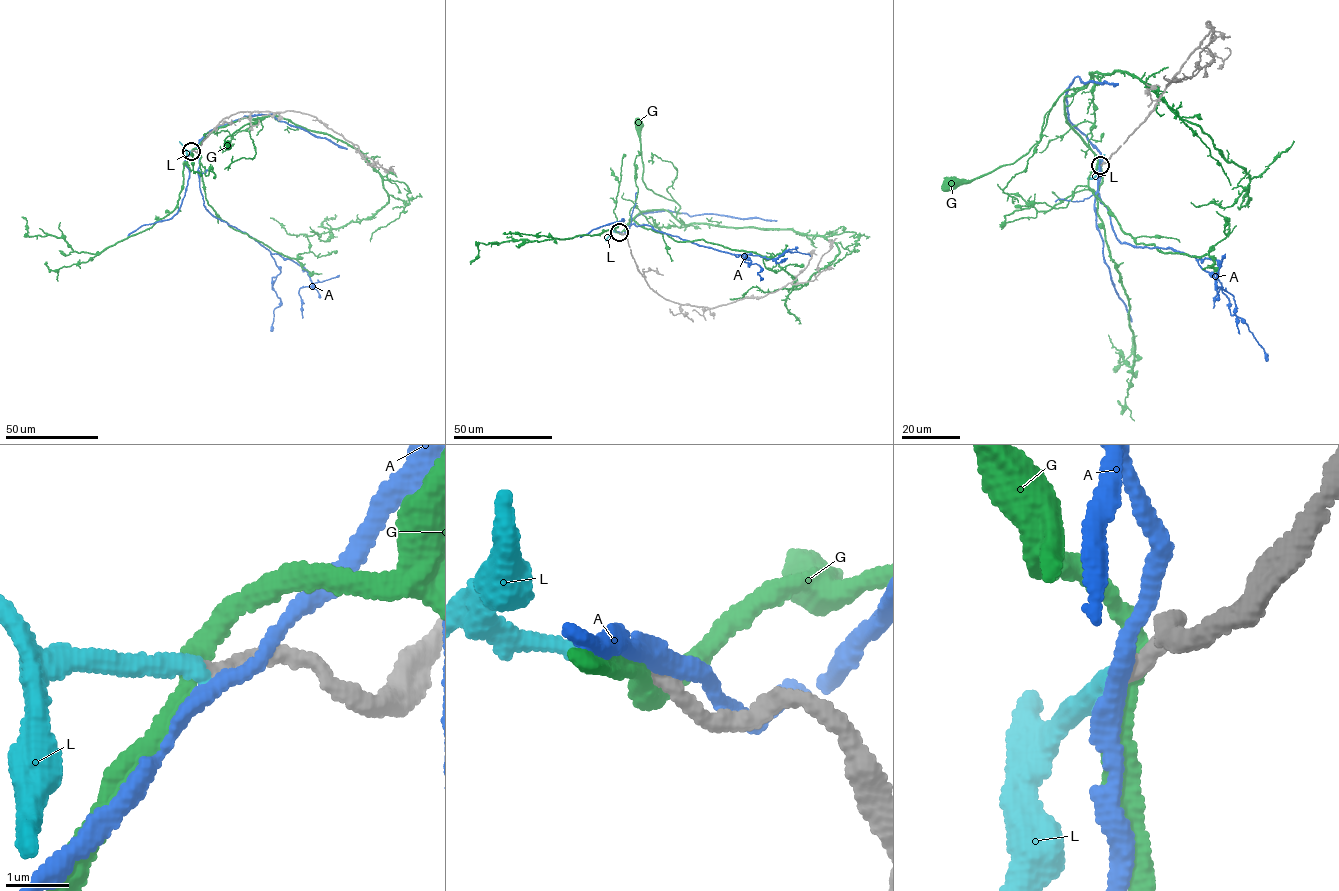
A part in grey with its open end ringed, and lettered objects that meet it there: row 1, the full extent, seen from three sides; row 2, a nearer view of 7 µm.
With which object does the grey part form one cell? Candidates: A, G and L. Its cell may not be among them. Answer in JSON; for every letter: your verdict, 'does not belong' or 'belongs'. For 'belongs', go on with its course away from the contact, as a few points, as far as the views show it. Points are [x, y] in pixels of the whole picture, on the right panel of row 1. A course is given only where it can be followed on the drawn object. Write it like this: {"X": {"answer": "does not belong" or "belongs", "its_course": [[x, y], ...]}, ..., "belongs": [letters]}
{"A": {"answer": "does not belong"}, "G": {"answer": "does not belong"}, "L": {"answer": "belongs"}, "belongs": ["L"]}

